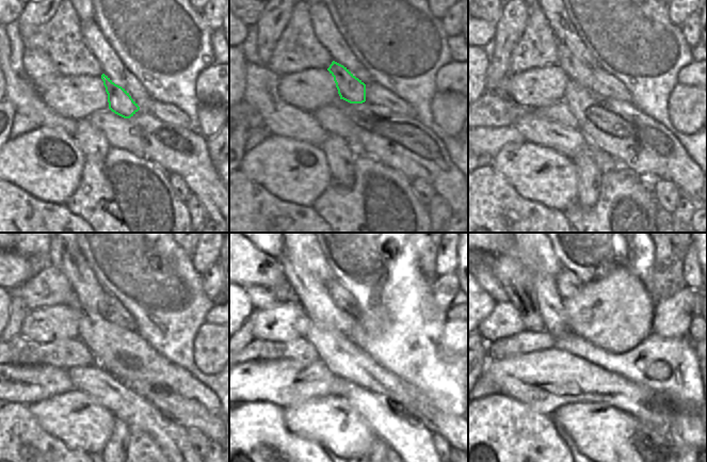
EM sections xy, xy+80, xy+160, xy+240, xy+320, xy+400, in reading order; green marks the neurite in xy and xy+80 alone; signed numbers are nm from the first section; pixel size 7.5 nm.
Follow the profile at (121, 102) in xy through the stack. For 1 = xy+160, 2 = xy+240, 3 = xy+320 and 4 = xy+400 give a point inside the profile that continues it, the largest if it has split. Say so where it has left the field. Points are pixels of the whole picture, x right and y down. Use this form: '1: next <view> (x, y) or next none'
1: next xy+160 (575, 69)
2: next xy+240 (69, 260)
3: next xy+320 (309, 254)
4: next none

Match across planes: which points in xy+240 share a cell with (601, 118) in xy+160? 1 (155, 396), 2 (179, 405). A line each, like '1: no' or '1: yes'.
1: no
2: no

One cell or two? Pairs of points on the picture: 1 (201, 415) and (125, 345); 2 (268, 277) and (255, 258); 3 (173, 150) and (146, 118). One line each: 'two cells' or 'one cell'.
1: two cells
2: one cell
3: one cell

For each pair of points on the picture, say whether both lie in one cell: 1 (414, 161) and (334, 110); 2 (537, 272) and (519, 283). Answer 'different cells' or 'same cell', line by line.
1: different cells
2: different cells

